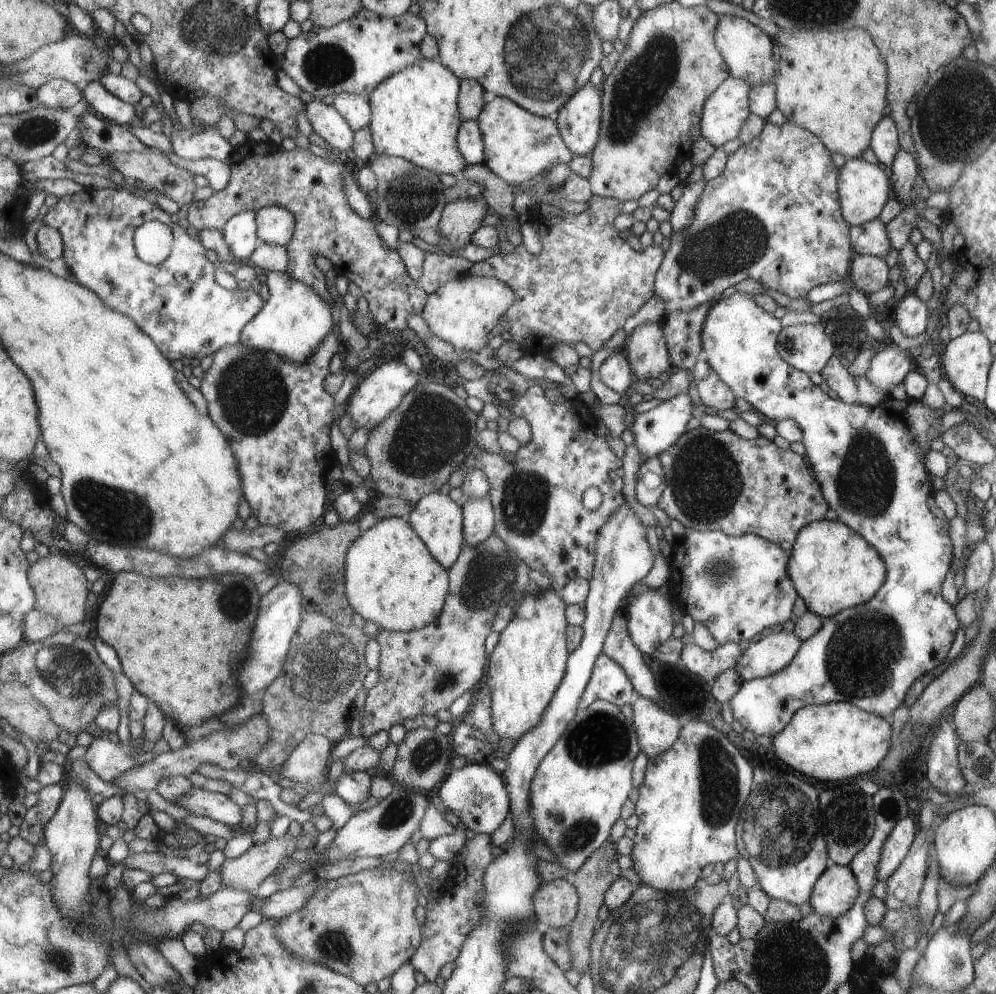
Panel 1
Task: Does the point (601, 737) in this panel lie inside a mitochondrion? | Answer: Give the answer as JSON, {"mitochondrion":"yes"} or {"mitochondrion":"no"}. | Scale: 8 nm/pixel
{"mitochondrion":"yes"}

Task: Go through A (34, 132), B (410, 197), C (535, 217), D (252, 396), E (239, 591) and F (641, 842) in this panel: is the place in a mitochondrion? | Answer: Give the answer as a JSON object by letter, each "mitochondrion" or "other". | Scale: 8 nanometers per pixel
{"A":"mitochondrion","B":"mitochondrion","C":"other","D":"mitochondrion","E":"mitochondrion","F":"other"}

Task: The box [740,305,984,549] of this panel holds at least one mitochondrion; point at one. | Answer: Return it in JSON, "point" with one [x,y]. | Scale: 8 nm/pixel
{"point":[865,486]}

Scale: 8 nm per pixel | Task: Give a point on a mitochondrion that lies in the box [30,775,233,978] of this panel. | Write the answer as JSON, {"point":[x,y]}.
{"point":[60,960]}

